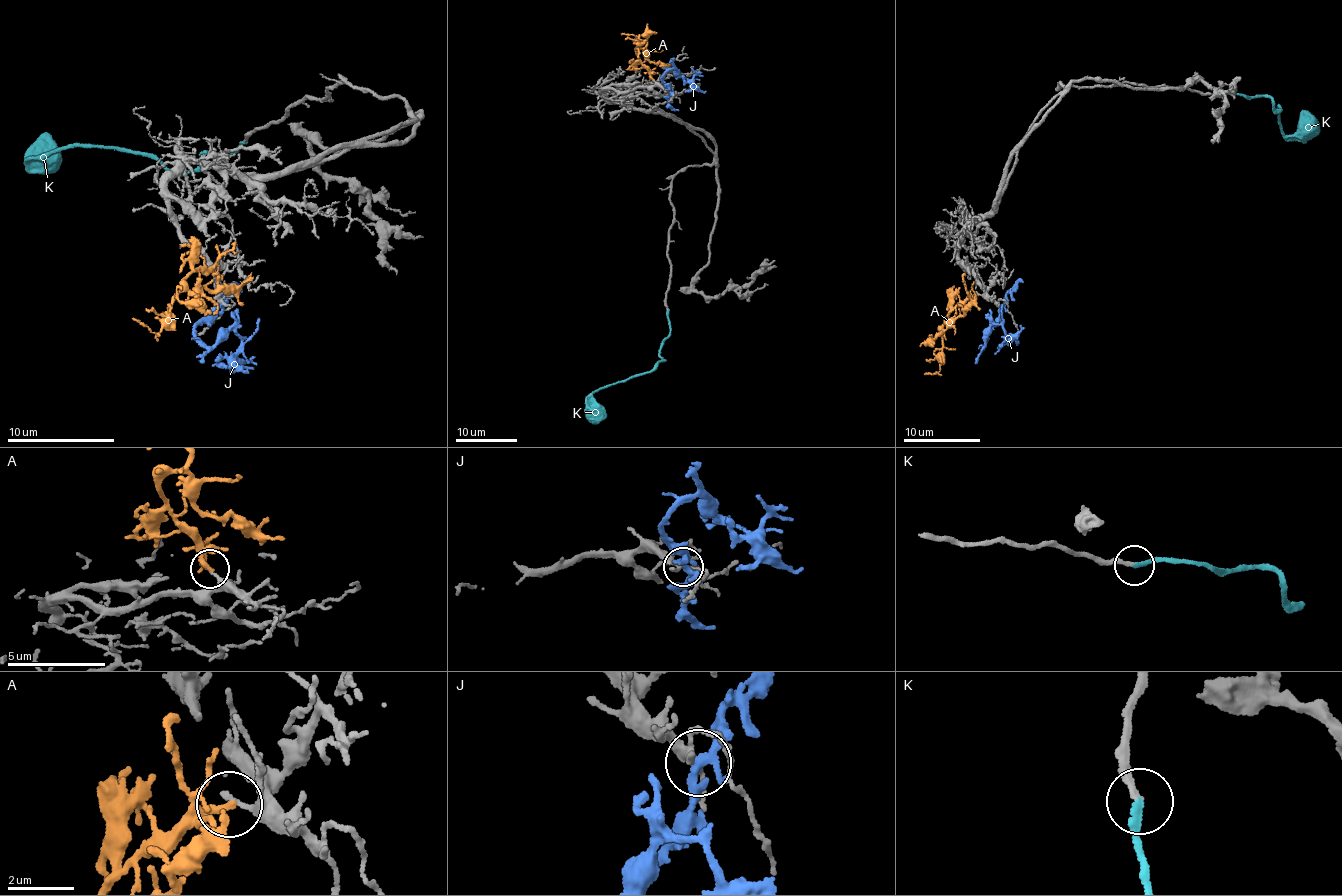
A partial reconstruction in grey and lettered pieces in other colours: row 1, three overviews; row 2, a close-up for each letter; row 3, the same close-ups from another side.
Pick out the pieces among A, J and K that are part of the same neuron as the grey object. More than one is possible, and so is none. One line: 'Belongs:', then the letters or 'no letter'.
Belongs: K

